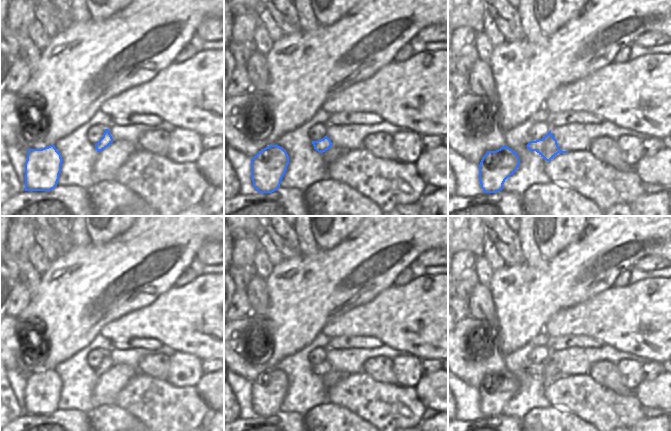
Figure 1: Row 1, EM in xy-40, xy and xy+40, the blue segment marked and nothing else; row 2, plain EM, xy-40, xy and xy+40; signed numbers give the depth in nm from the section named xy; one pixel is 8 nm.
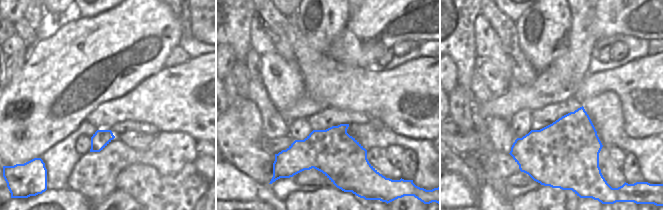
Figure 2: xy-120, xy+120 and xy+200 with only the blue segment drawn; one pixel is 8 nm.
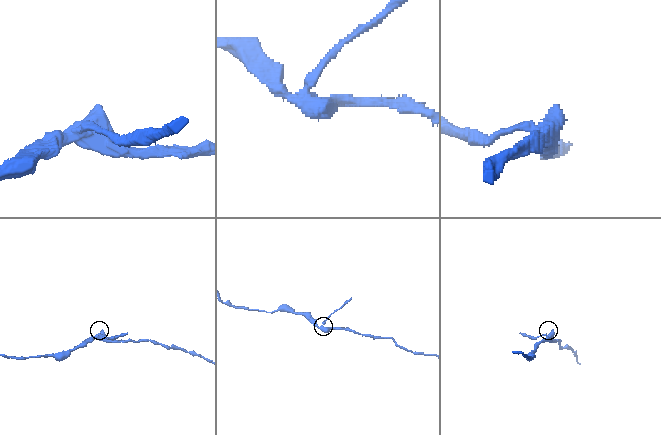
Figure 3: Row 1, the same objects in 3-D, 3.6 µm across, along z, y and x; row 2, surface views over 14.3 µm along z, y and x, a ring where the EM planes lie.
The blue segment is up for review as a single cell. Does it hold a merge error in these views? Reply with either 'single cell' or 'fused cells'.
fused cells

